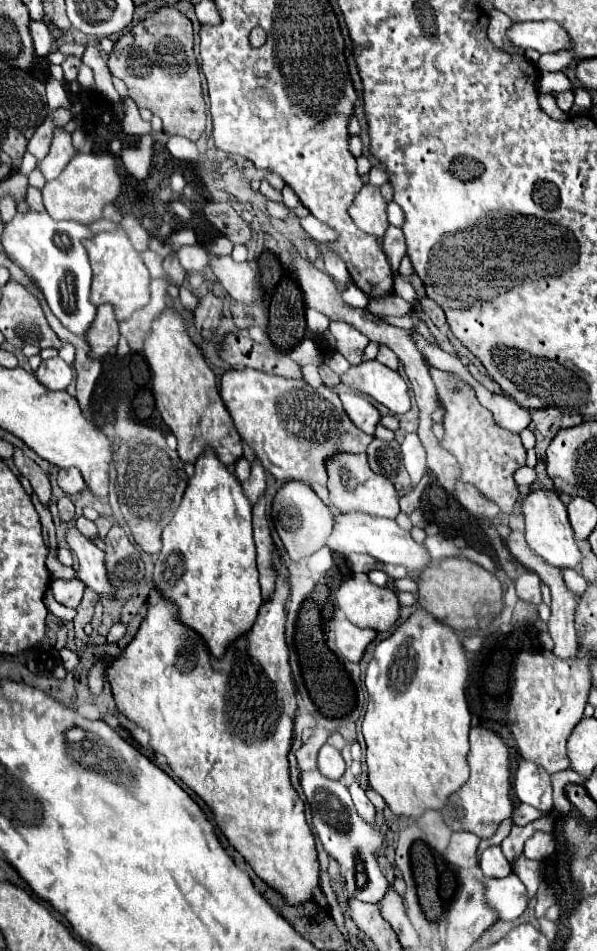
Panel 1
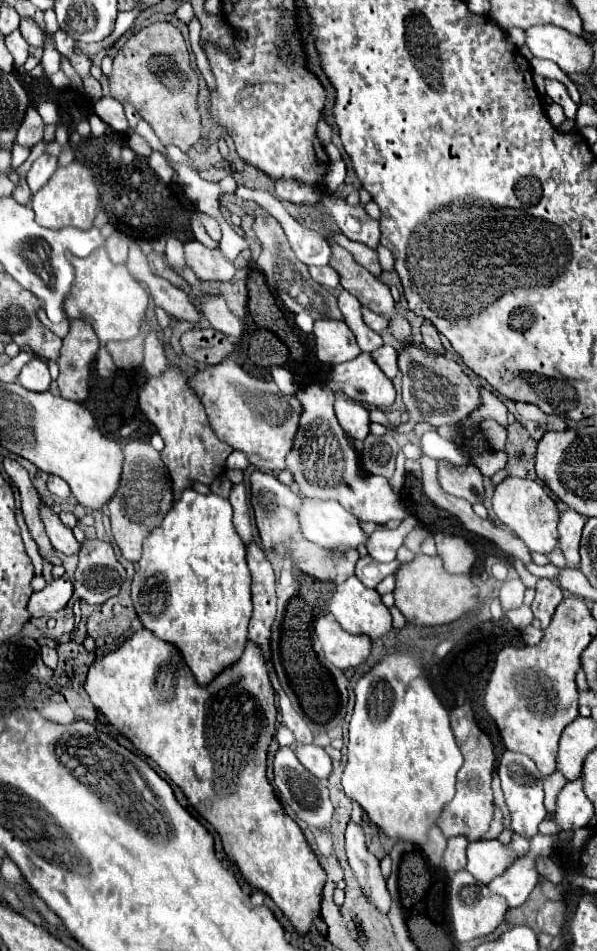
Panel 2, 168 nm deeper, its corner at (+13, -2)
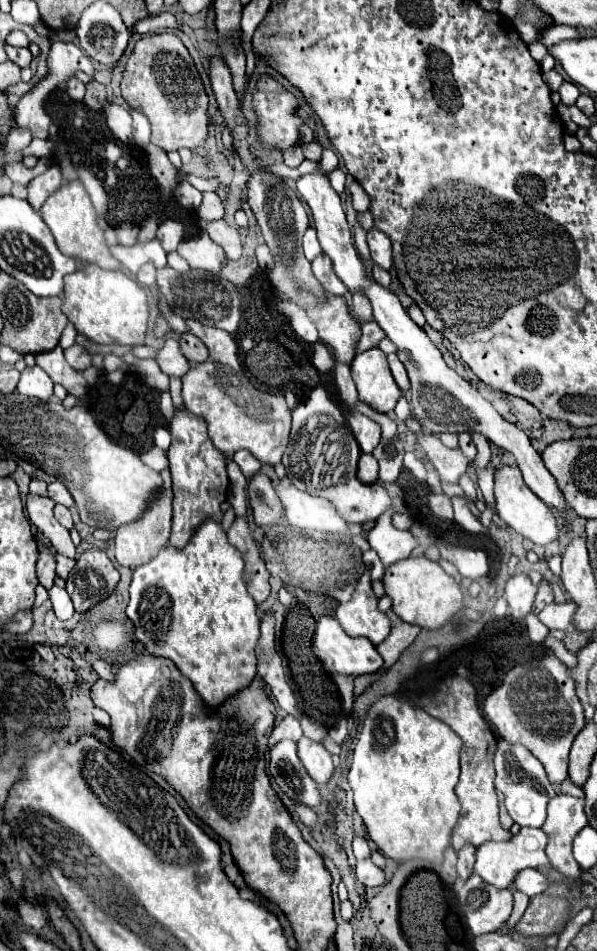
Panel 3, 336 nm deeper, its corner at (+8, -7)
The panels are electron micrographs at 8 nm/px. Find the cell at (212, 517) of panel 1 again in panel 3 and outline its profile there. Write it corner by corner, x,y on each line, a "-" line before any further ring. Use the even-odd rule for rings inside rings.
207,518
181,550
165,544
151,562
133,570
127,616
135,624
137,640
143,642
151,654
173,660
209,706
219,706
225,698
241,690
241,686
249,686
257,674
255,644
259,638
259,618
257,604
247,592
247,582
243,578
243,562
239,550
229,544
221,522

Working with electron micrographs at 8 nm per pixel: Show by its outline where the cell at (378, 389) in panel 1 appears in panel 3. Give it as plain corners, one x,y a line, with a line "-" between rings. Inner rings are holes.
379,348
361,352
351,362
351,374
359,392
359,400
379,412
391,412
401,398
401,390
395,384
387,358

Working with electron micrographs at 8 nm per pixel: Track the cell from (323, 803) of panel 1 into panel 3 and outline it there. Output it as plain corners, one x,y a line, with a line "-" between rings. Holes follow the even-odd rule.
281,740
271,748
269,772
277,786
295,802
317,808
321,804
321,794
317,784
309,778
307,770
299,762
297,746
293,740

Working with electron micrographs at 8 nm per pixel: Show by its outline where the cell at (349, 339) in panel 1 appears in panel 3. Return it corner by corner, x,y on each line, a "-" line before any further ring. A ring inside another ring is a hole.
327,294
327,302
307,308
307,314
319,330
319,340
333,350
333,356
343,364
351,364
357,354
361,326
349,314
345,300

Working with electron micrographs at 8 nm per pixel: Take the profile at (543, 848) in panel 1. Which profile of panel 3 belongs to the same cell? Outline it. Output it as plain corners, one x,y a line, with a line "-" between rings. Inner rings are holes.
499,740
497,752
495,752
495,788
503,792
505,796
505,808
515,824
521,828
541,828
547,814
547,804
555,796
553,784
547,780
547,774
543,770
543,764
523,746
511,746
505,740

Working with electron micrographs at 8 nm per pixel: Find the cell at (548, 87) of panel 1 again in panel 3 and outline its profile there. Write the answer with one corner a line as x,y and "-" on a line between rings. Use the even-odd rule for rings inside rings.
563,82
561,84
561,88
559,88
559,94
561,94
561,102
565,104
565,106
573,106
575,102
577,102
577,98
579,98
579,88
575,86
575,84
571,84
571,82

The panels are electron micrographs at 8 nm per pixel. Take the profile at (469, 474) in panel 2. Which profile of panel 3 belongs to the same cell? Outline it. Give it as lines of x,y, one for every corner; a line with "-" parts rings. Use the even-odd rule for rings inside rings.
411,418
407,422
407,426
417,434
419,446
429,456
431,464
439,470
441,480
447,484
459,484
459,478
467,472
467,464
469,464
467,458
463,456
463,452
459,448
451,450
451,448
443,446
439,436
435,436
435,434
421,434
415,418

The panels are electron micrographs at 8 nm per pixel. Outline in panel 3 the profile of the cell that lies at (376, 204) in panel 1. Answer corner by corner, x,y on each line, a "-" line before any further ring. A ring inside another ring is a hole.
371,228
367,232
367,244
371,250
371,258
377,266
389,270
393,266
393,254
391,254
391,240
377,228

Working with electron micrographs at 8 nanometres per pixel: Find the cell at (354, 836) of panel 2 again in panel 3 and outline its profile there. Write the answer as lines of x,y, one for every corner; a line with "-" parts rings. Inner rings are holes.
371,858
359,860
357,866
355,866
355,872
357,872
359,882
365,884
365,886
375,888
375,886
383,886
383,884
385,884
385,872
379,870
379,868
371,862

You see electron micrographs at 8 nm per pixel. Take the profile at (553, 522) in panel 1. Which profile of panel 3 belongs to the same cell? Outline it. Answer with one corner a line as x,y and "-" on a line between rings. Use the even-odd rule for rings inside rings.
509,466
497,468
497,472
495,472
495,500
497,500
497,514
499,514
499,518
507,526
511,526
517,534
521,534
523,538
531,540
537,546
547,546
547,544
551,544
551,542
557,540
559,526
557,526
557,520
553,516
551,508
545,506
541,502
541,498
537,498
523,484
519,468
509,468

